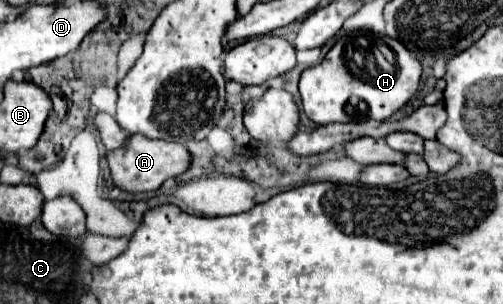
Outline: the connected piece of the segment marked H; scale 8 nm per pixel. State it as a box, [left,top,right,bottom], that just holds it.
[299,30,421,126]

